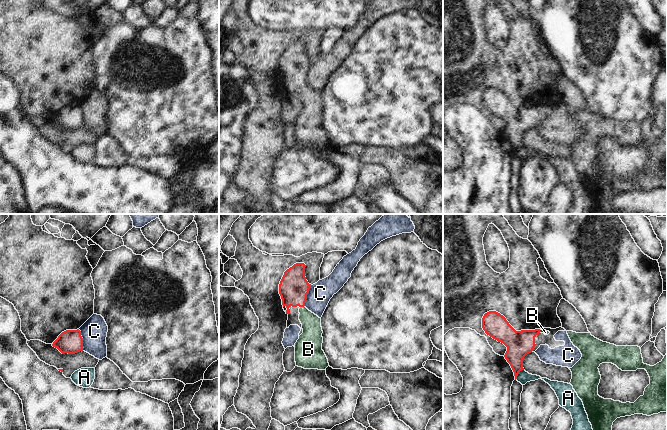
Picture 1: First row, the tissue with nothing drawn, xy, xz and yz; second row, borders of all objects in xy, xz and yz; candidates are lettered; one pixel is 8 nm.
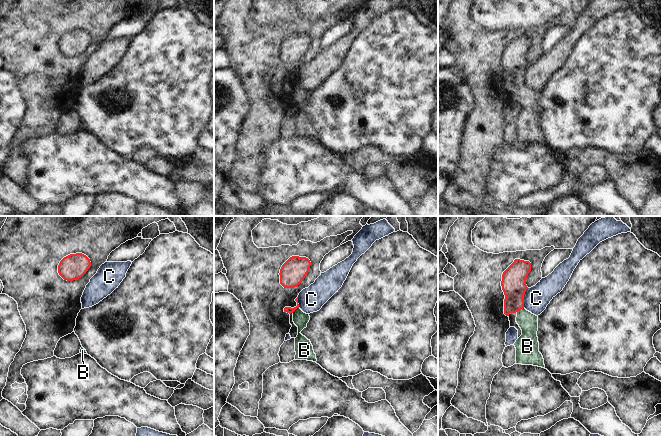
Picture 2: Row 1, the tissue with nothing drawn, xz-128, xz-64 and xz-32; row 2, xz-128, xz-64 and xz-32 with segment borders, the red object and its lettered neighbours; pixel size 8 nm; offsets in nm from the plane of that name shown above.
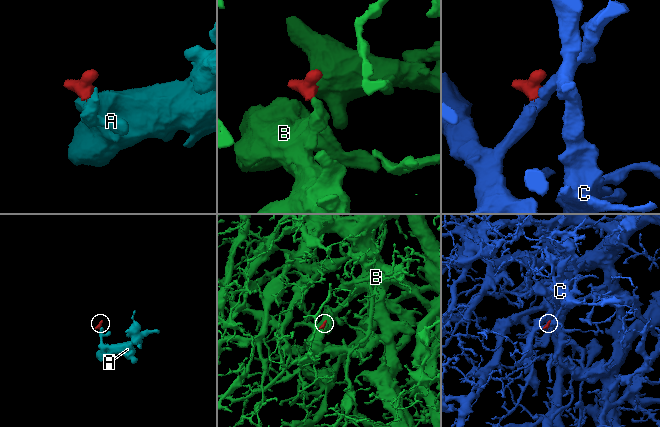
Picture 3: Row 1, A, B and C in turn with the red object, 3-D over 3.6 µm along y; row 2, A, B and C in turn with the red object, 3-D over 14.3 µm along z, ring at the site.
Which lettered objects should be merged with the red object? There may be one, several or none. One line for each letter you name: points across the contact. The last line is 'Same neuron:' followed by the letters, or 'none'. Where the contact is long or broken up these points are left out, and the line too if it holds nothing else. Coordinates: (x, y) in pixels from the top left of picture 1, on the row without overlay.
B: runs through xz (293, 64), (293, 68), (302, 82), (305, 92), (311, 100)
Same neuron: B

